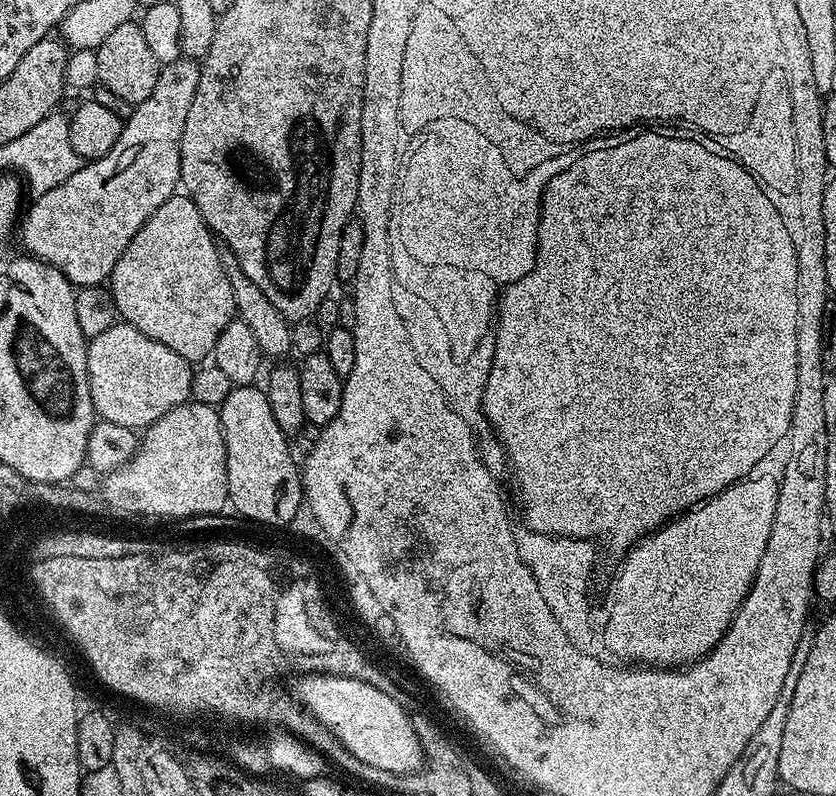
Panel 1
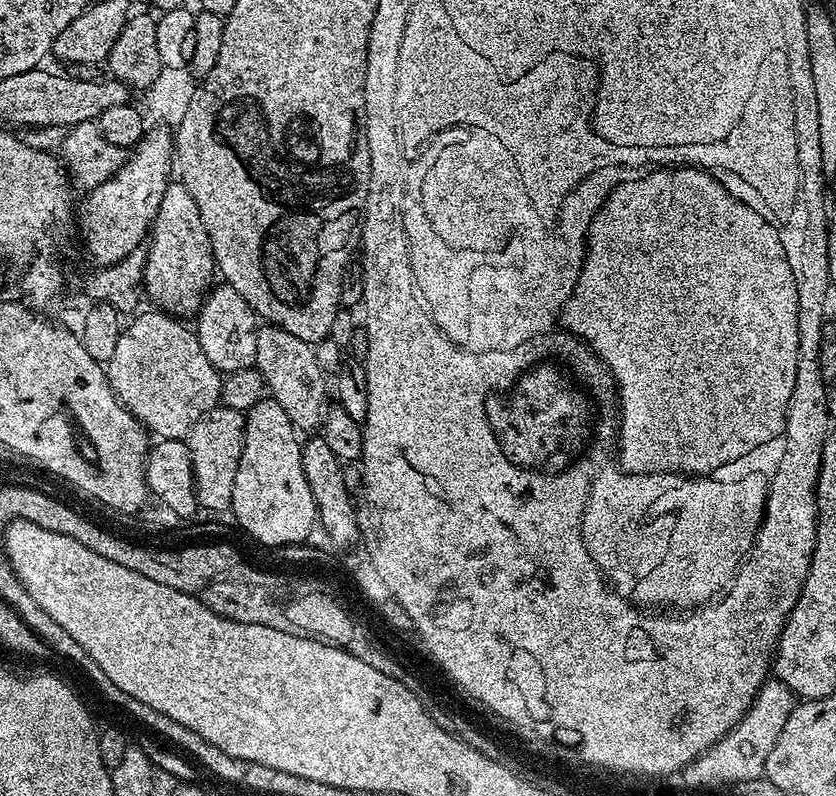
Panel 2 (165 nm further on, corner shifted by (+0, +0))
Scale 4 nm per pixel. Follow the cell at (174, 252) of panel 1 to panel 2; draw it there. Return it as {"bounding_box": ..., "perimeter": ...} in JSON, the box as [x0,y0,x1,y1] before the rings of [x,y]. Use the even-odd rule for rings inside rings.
{"bounding_box":[142,182,216,318],"perimeter":[[[170,182],[162,194],[156,221],[152,223],[150,239],[146,244],[147,256],[142,283],[143,295],[153,300],[161,312],[177,318],[188,318],[199,313],[206,293],[213,287],[216,259],[210,246],[210,234],[198,214],[198,206],[190,190],[179,182]]]}

